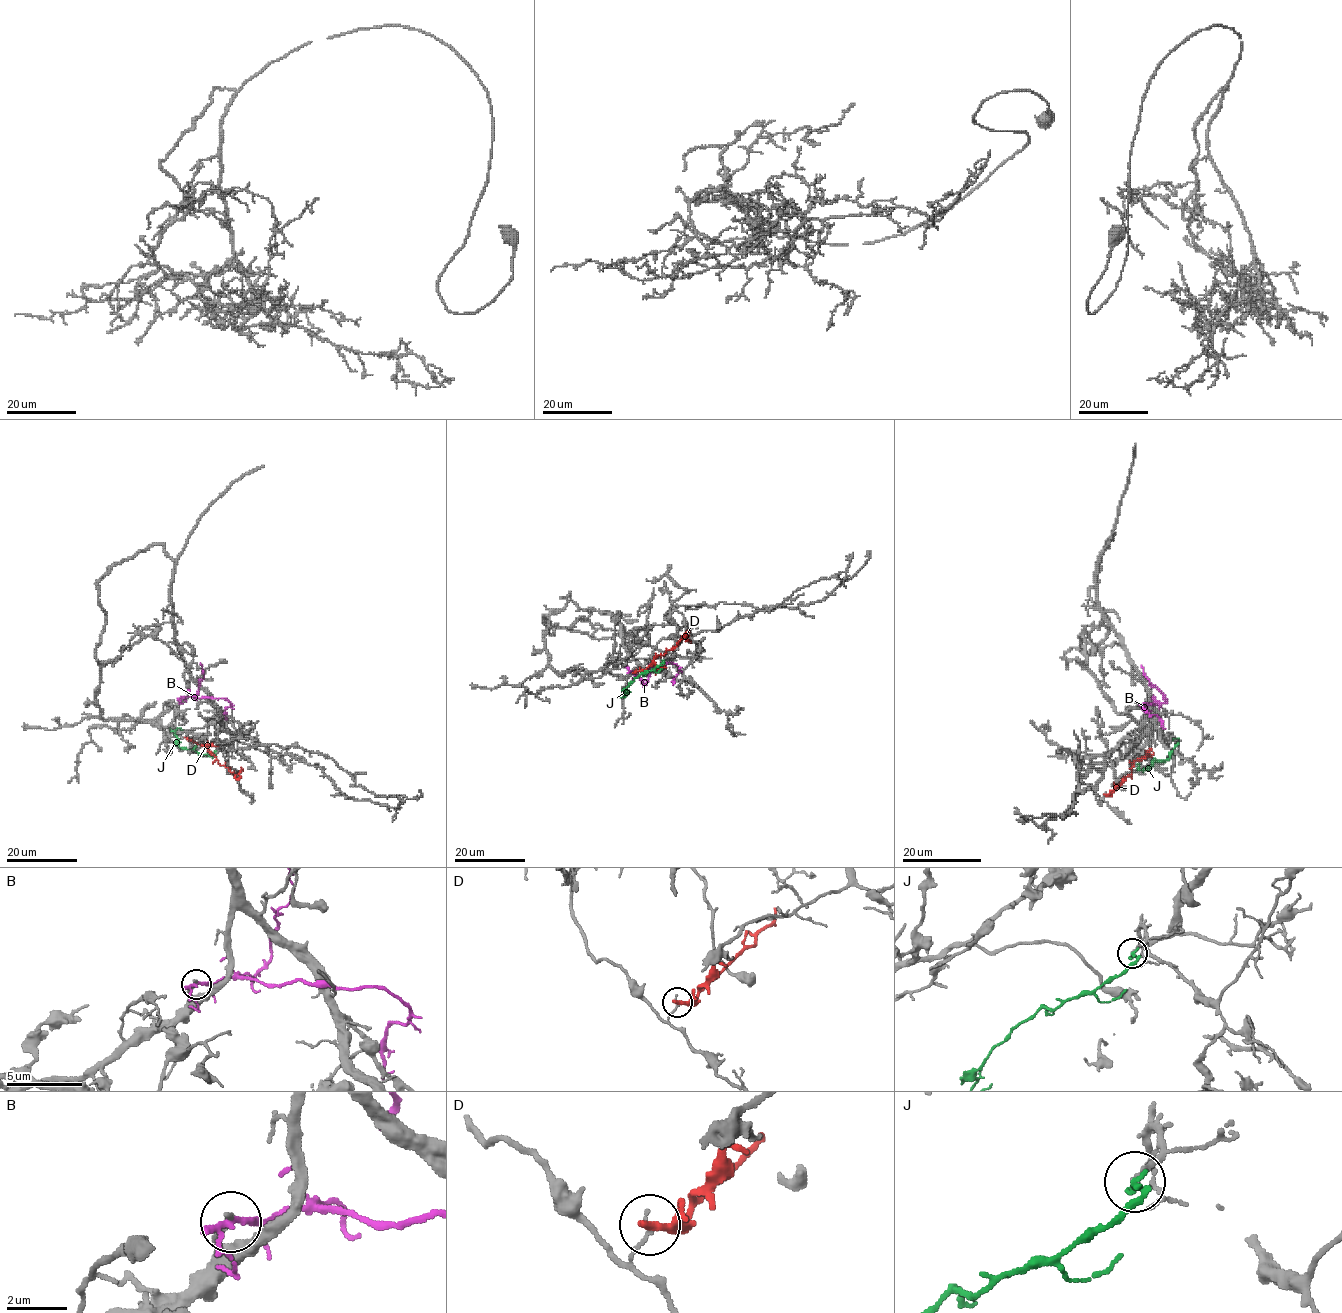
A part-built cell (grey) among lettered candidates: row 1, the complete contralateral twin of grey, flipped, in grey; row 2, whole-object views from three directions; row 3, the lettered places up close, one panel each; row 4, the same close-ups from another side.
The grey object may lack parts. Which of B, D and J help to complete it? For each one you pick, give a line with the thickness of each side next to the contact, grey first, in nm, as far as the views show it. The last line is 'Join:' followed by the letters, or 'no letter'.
J: Thickness 160 nm (grey) against 170 nm
Join: J

